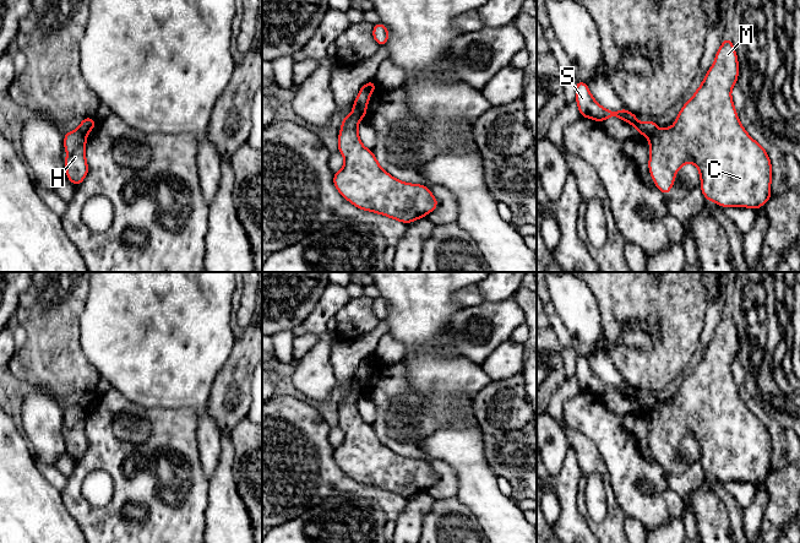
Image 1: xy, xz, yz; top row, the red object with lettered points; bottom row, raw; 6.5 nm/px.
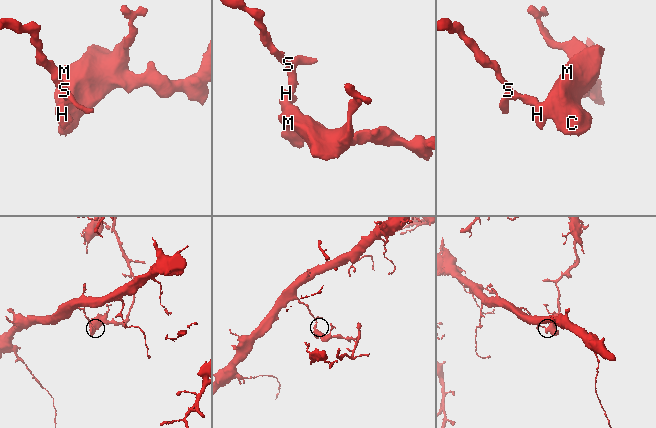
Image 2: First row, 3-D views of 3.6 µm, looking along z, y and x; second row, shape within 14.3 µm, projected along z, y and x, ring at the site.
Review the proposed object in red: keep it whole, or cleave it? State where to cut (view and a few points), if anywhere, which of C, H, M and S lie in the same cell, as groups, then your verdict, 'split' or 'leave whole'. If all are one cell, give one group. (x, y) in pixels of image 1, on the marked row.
cut in xy along (79, 128), (86, 134); C H M / S; split

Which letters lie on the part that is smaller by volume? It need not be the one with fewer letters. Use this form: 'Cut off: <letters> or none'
Cut off: C, H, M

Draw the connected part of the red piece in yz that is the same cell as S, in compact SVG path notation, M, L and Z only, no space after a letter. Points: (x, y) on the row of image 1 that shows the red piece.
M576 81L576 103L581 116L589 118L599 123L608 118L616 116L631 124L643 137L649 136L657 129L653 119L647 120L646 123L638 123L636 114L628 112L626 108L622 108L619 112L611 112L603 108L593 98L588 85L583 81Z

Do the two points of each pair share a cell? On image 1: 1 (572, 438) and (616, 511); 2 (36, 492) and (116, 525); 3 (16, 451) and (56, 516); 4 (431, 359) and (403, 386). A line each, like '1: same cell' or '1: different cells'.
1: same cell
2: different cells
3: same cell
4: different cells

